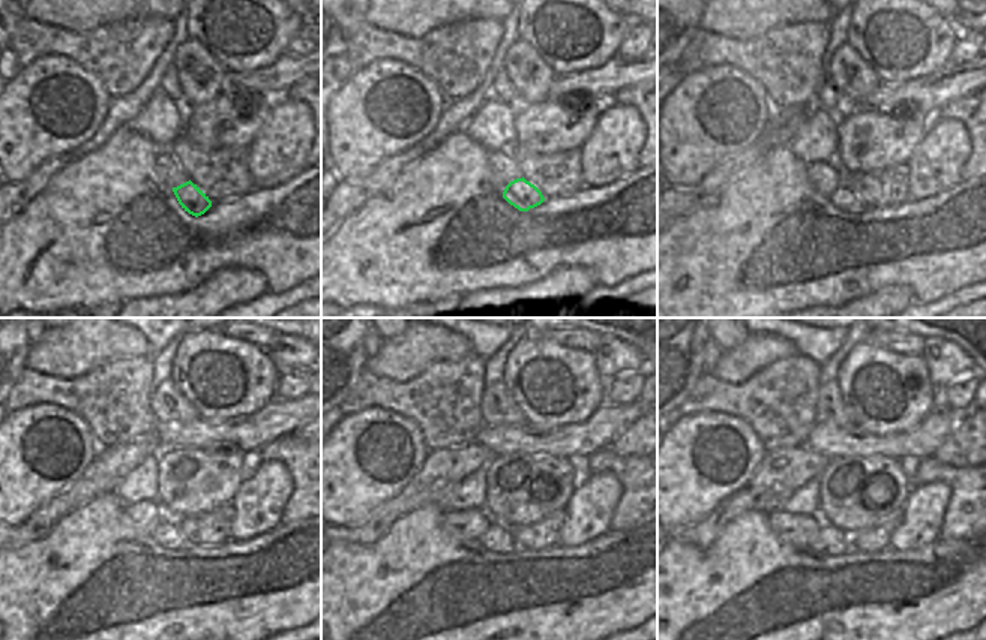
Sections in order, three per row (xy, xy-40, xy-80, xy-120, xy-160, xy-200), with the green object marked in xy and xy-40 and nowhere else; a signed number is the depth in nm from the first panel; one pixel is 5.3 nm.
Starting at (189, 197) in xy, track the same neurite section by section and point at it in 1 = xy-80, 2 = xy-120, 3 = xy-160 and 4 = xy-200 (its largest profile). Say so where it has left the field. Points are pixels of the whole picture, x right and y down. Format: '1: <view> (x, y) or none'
1: xy-80 (842, 197)
2: xy-120 (167, 534)
3: xy-160 (497, 538)
4: xy-200 (829, 541)

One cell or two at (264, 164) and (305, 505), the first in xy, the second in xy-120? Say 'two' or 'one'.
two

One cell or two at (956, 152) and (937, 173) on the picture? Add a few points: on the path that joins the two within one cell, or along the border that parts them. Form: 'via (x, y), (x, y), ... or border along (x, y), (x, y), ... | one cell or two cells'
via (952, 156), (940, 168) | one cell

